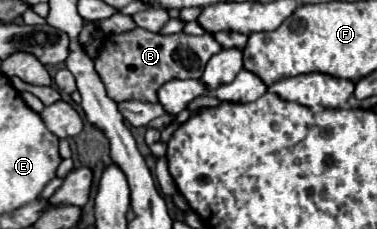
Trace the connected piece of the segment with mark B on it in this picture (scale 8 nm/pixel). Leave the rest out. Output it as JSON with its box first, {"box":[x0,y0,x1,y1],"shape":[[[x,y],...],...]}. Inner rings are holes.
{"box":[95,28,221,104],"shape":[[[135,28],[131,32],[107,36],[97,52],[95,68],[107,88],[107,96],[113,98],[115,102],[133,98],[155,104],[155,94],[161,88],[161,84],[173,78],[181,78],[181,80],[199,78],[209,58],[219,50],[221,46],[217,44],[217,40],[213,40],[211,34],[187,36],[179,32],[171,36],[161,36],[145,28]]]}

